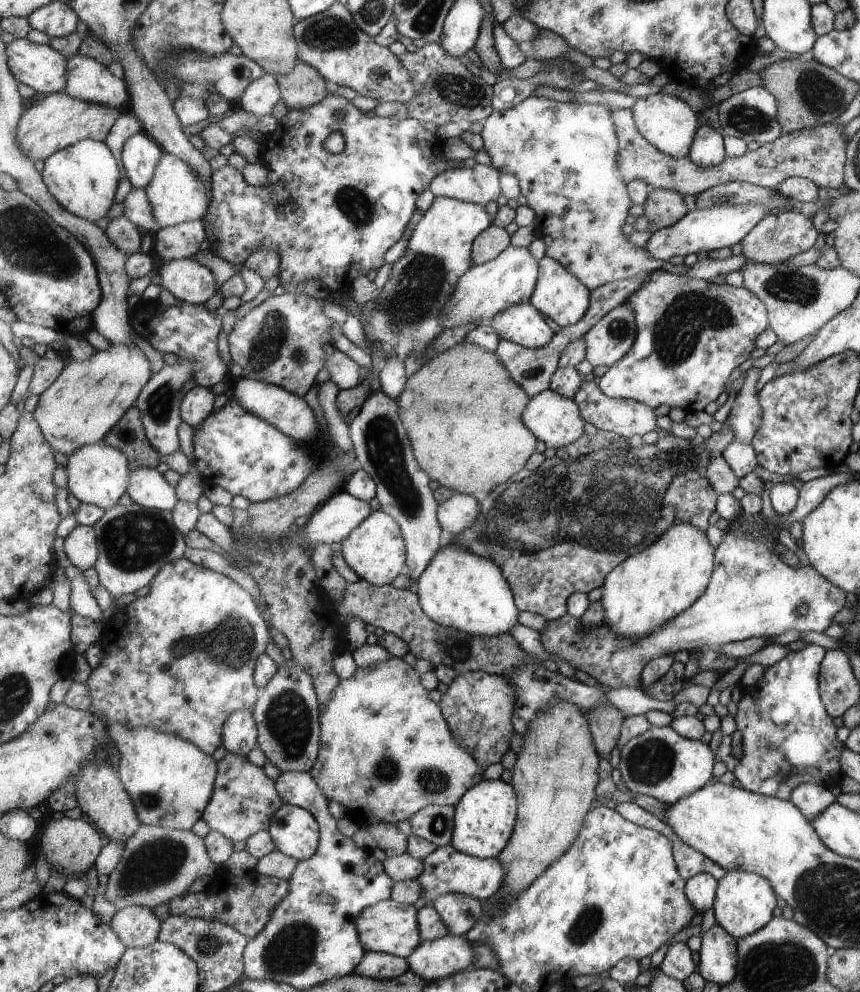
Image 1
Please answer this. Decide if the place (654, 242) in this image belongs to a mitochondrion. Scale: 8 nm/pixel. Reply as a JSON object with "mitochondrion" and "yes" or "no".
{"mitochondrion":"no"}

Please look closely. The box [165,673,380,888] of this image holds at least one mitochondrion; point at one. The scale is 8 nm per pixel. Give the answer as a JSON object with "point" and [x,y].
{"point":[288,719]}

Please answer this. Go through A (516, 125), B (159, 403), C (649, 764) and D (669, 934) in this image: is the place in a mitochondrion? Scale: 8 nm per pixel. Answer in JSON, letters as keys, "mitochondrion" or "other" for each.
{"A":"other","B":"mitochondrion","C":"mitochondrion","D":"other"}

